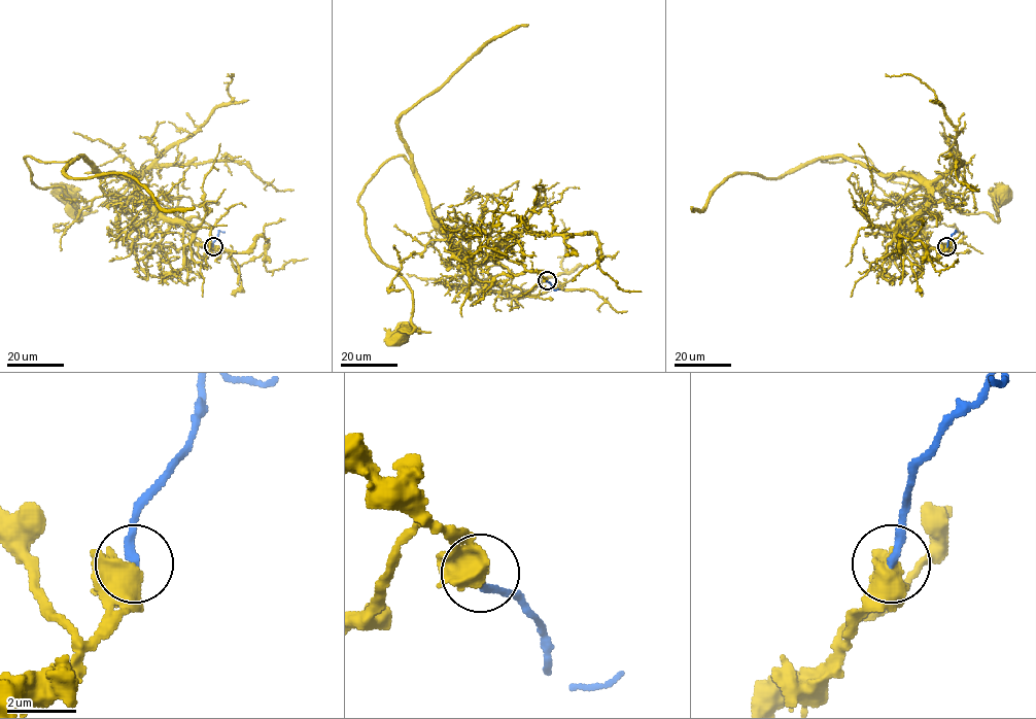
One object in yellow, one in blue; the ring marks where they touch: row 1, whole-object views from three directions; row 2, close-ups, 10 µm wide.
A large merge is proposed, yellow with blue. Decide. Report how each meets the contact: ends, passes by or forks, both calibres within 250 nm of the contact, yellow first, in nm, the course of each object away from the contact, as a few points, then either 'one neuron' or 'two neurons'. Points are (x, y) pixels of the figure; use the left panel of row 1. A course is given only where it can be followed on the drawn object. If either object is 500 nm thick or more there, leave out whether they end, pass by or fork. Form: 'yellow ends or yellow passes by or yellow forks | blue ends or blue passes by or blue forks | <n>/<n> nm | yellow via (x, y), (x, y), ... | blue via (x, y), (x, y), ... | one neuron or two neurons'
yellow forks | blue ends | 440/240 nm | yellow via (212, 246), (160, 247), (170, 223), (82, 156), (25, 158), (32, 182), (62, 186), (80, 220), (64, 193) | blue via (213, 246), (218, 232), (225, 232) | one neuron

